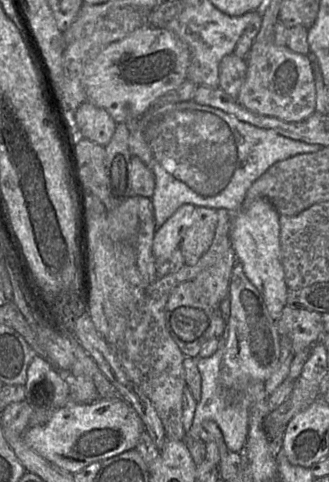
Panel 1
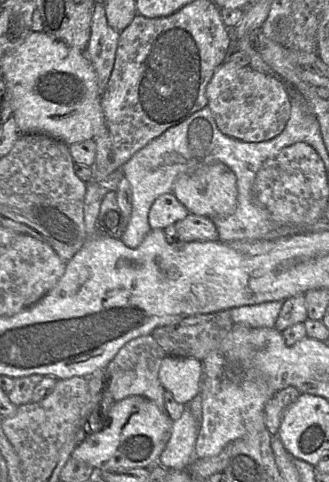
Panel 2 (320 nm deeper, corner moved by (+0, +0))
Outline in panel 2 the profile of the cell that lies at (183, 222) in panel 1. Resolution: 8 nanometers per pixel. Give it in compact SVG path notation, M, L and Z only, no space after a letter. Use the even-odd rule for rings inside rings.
M165 193L153 202L148 213L148 223L153 230L164 230L189 214L186 207L172 193Z

